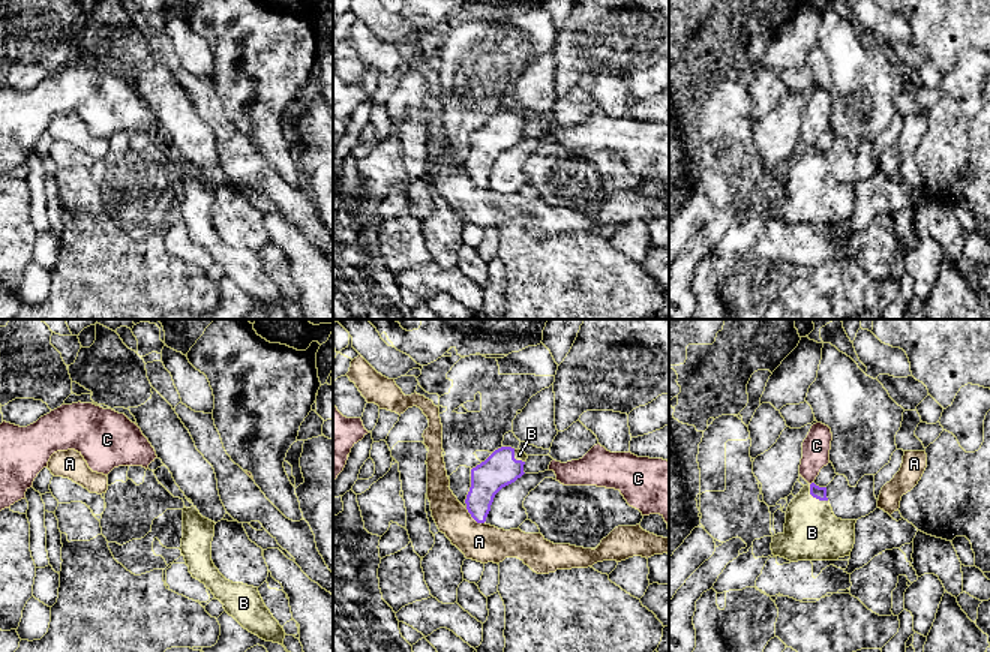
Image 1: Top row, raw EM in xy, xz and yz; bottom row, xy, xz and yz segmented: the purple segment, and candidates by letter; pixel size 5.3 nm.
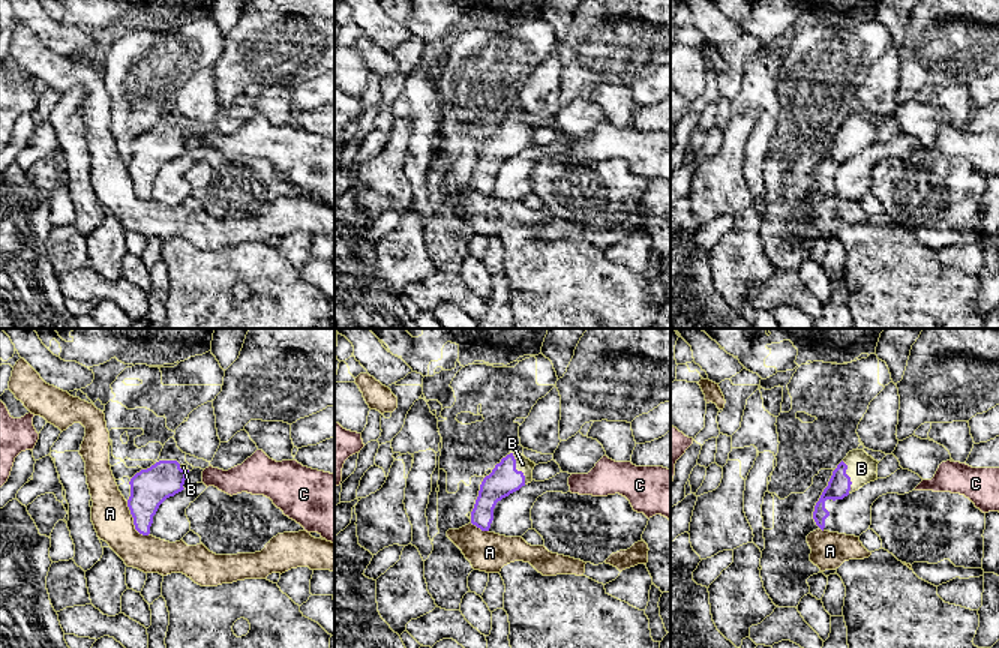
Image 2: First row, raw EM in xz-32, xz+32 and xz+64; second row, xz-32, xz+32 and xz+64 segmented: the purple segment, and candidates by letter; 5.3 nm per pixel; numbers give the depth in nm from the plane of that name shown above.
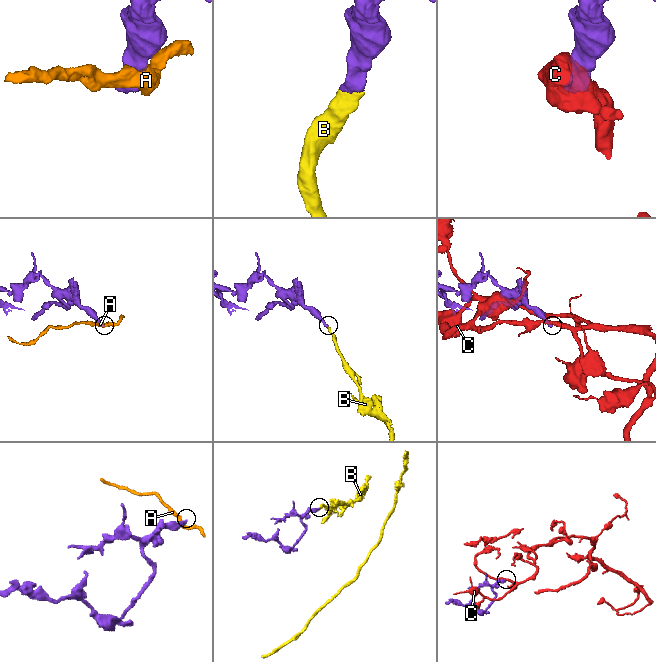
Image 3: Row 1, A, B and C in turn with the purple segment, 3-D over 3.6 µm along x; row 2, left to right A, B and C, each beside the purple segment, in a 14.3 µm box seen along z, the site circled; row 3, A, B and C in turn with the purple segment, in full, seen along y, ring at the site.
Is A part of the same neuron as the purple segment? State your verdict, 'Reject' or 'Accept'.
Reject

